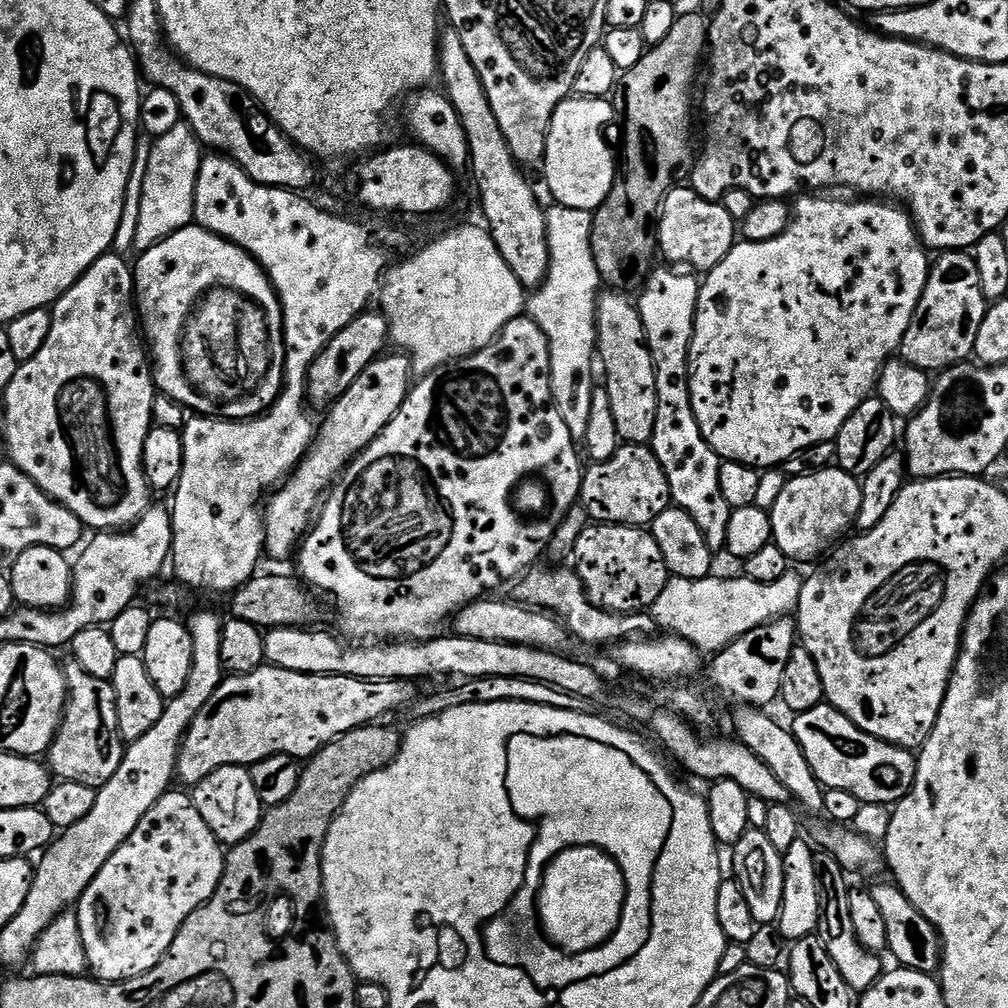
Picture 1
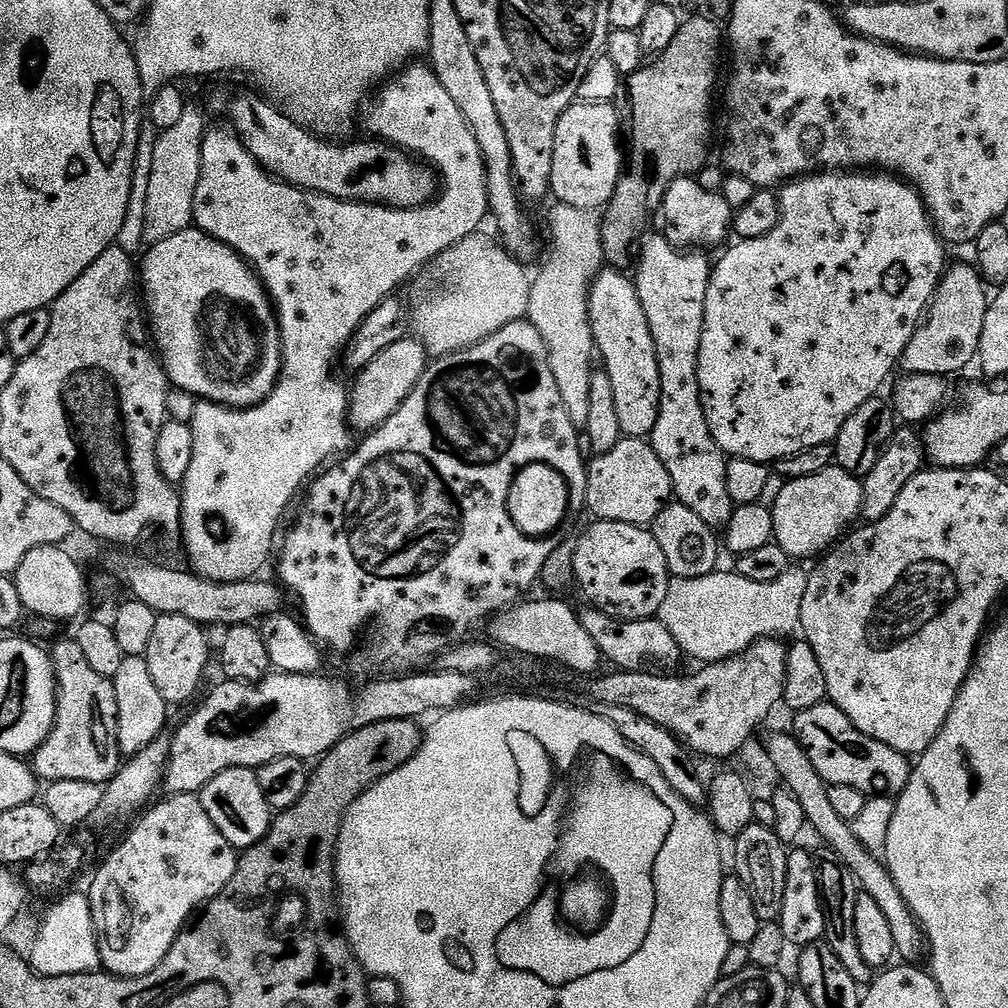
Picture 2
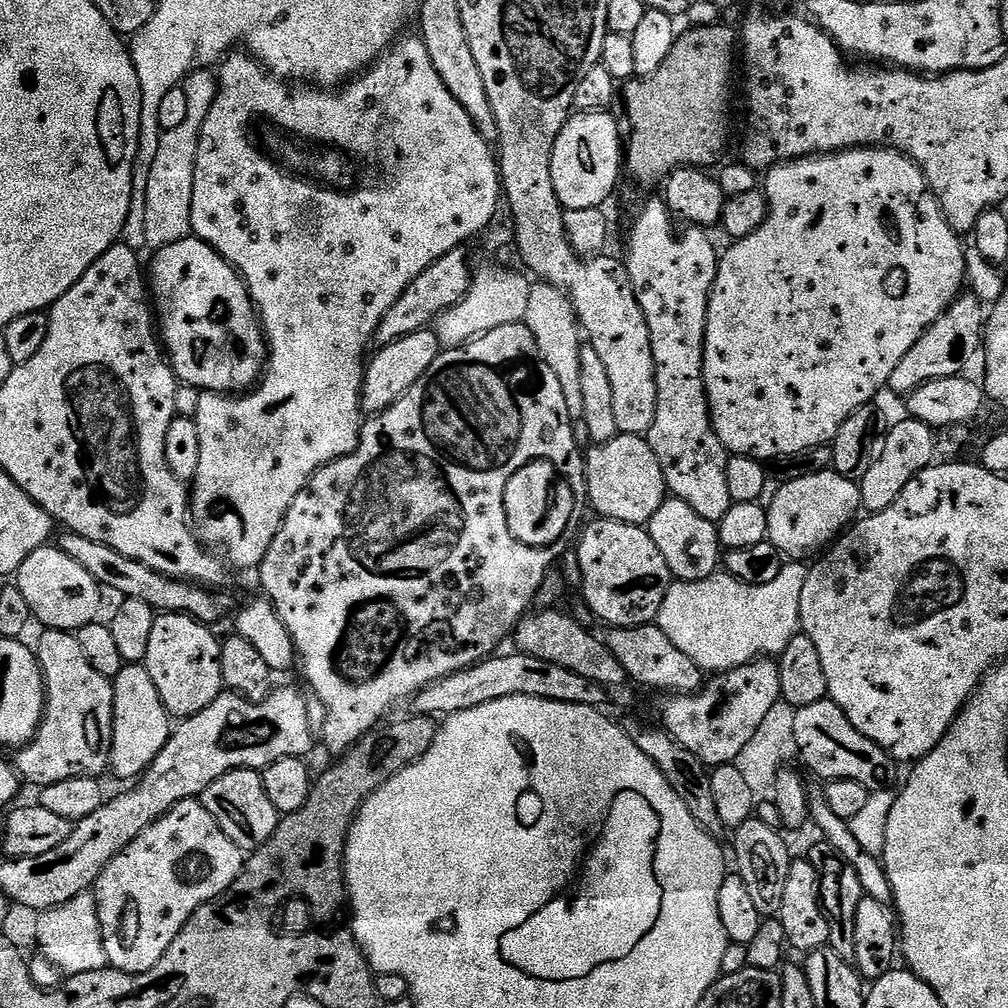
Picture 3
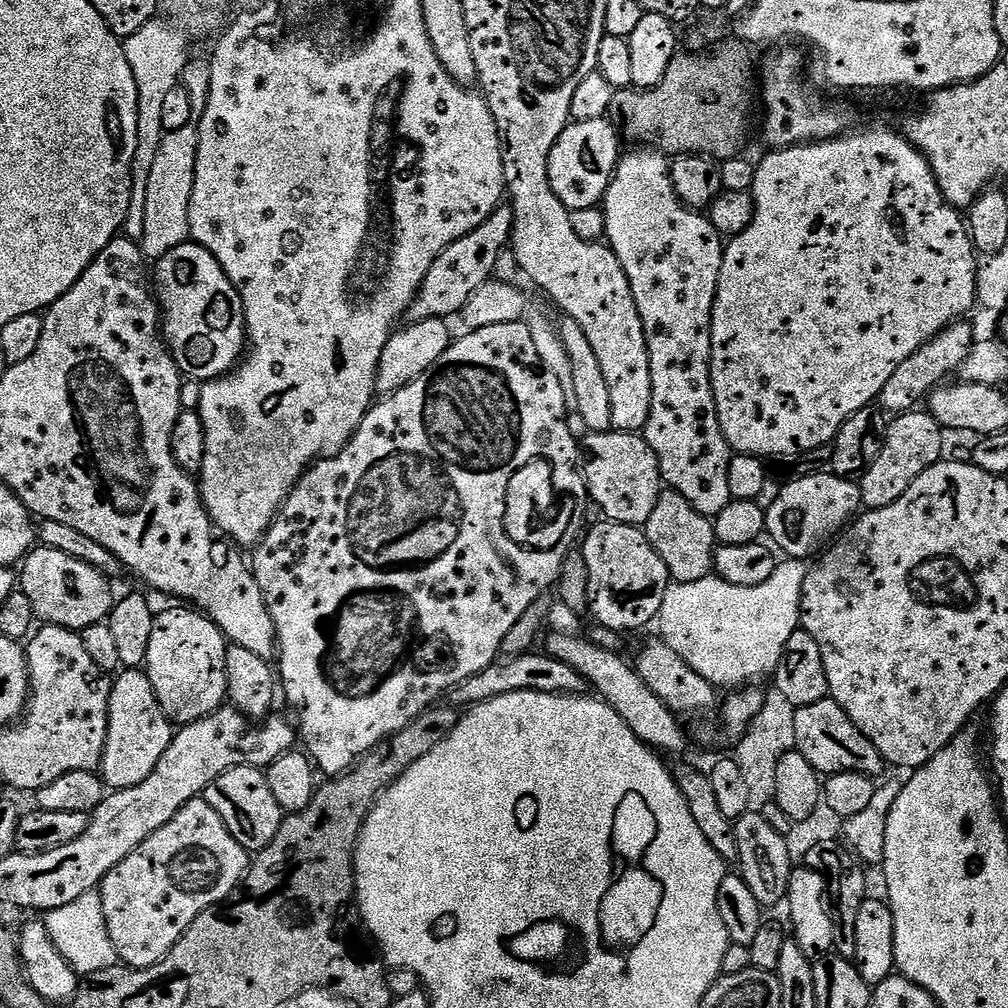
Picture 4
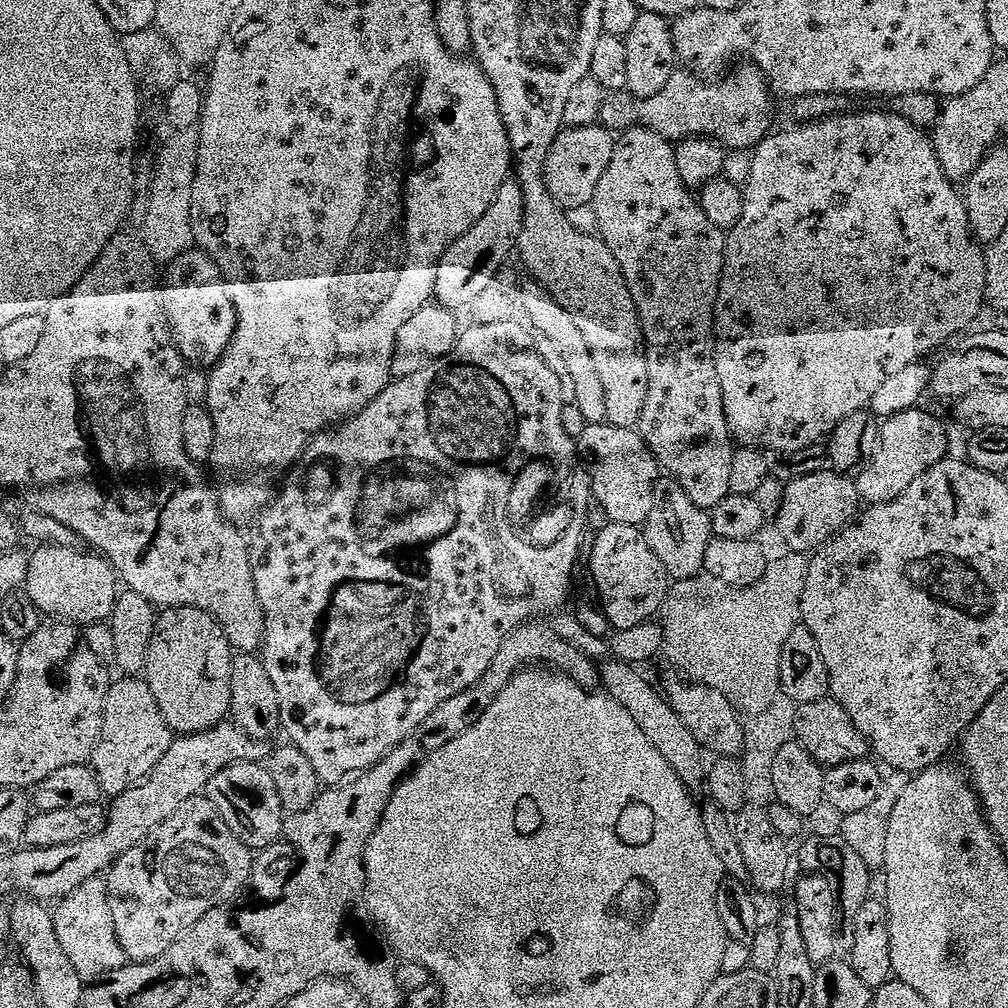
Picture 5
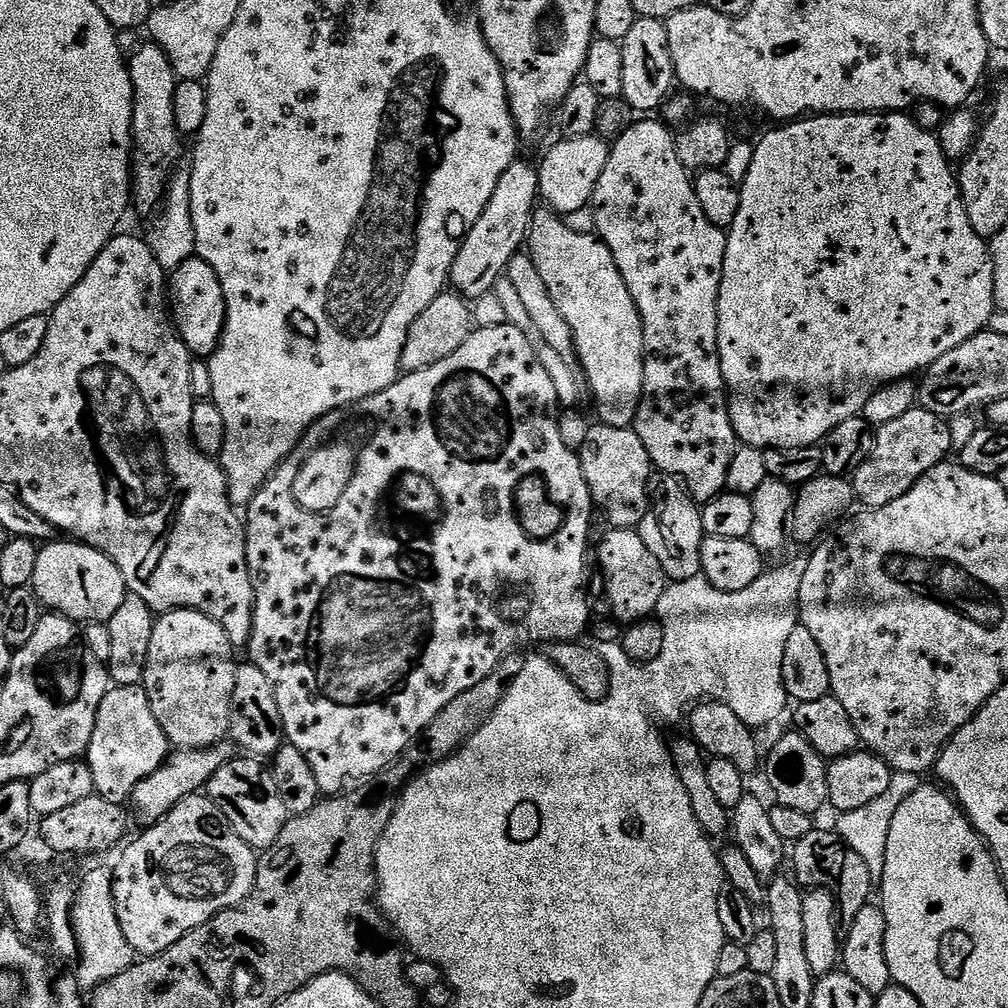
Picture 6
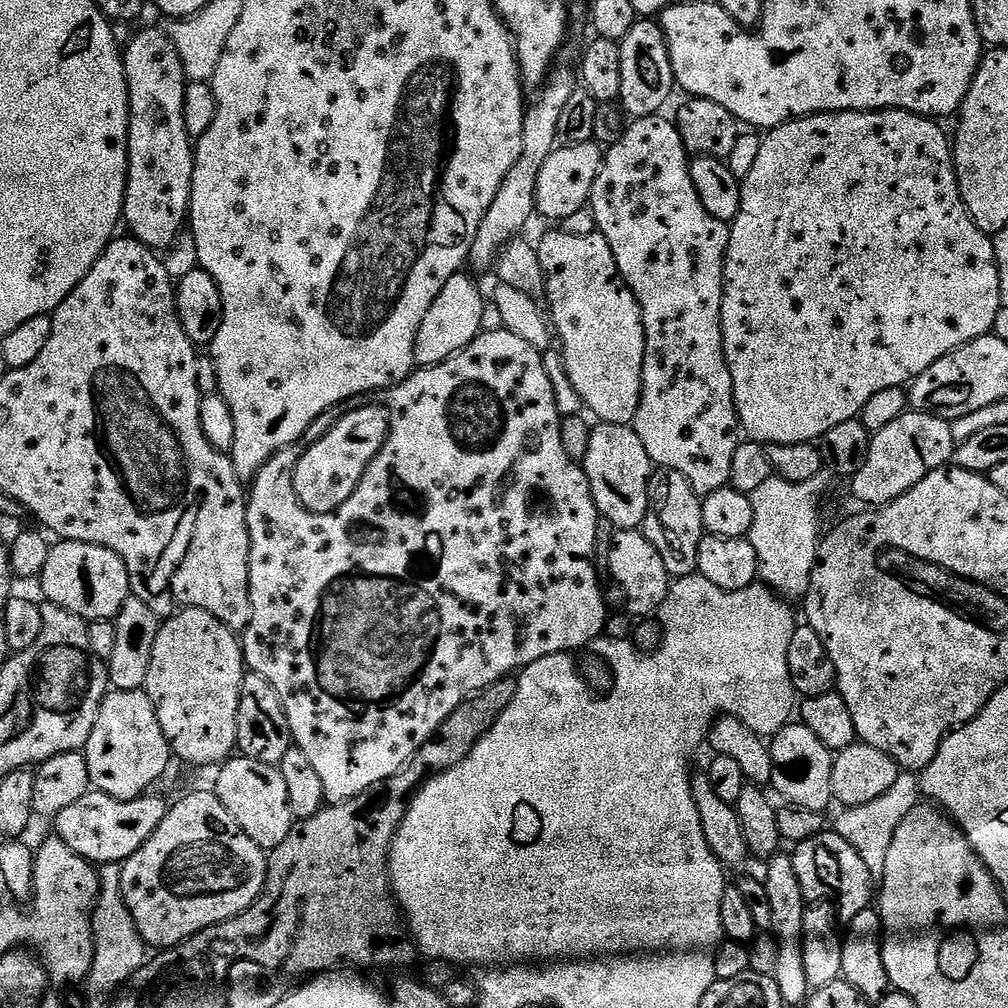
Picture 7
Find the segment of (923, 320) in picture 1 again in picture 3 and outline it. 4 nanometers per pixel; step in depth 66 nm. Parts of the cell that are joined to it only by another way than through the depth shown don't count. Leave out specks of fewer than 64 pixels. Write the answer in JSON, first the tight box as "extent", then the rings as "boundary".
{"extent":[887,294,985,398],"boundary":[[[971,294],[957,296],[954,303],[925,330],[922,338],[918,338],[918,342],[910,346],[910,350],[906,350],[906,358],[902,358],[894,374],[890,374],[887,391],[897,392],[900,398],[904,398],[926,382],[961,375],[965,371],[964,367],[975,356],[977,359],[981,351],[985,319],[985,305],[981,304],[976,296]]]}

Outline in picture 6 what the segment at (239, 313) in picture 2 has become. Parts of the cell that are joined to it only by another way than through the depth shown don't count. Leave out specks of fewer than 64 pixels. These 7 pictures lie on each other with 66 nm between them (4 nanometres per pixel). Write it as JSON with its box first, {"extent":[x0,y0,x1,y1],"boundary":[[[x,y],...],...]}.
{"extent":[170,258,228,358],"boundary":[[[199,258],[187,260],[171,273],[170,312],[181,340],[193,357],[207,358],[219,348],[220,336],[224,333],[224,319],[228,315],[218,274],[214,274],[214,270],[206,261]]]}

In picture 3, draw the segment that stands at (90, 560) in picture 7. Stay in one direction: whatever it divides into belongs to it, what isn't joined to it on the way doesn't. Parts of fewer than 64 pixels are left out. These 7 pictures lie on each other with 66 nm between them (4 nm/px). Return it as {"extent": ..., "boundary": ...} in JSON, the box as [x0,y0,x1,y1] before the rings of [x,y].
{"extent":[14,546,102,634],"boundary":[[[45,546],[34,550],[14,574],[14,583],[26,597],[33,617],[44,623],[45,629],[75,634],[79,628],[93,623],[100,612],[102,586],[92,577],[90,570],[78,566],[59,546]]]}

